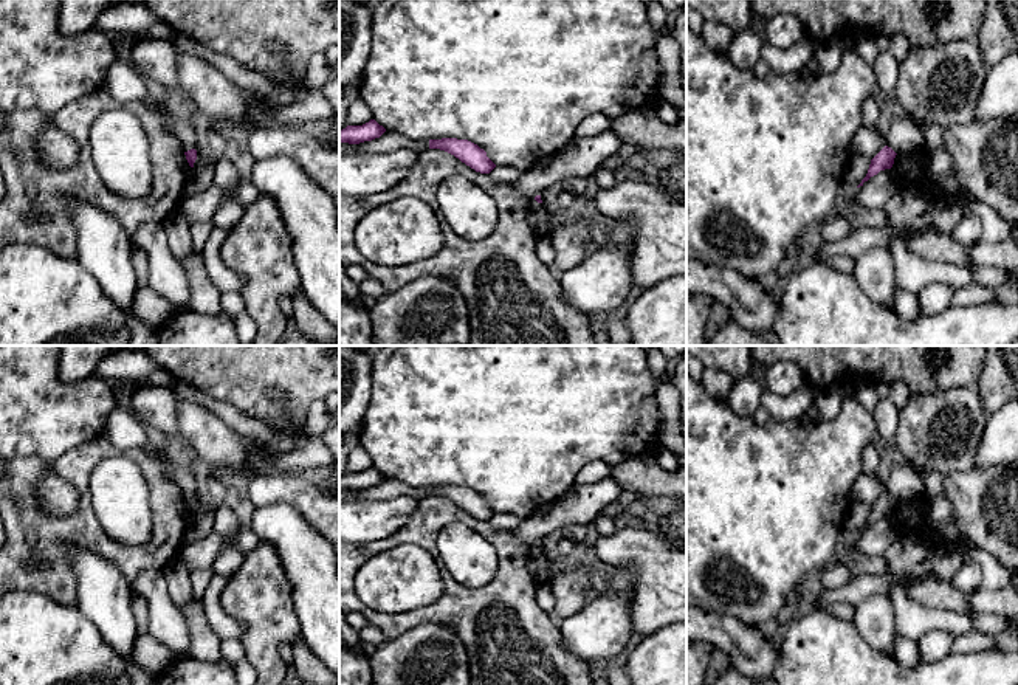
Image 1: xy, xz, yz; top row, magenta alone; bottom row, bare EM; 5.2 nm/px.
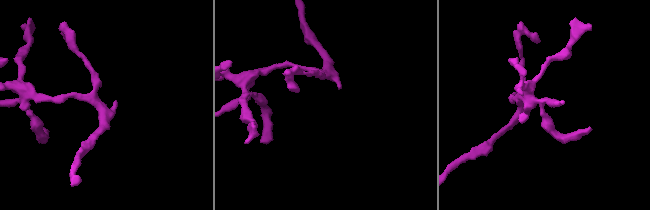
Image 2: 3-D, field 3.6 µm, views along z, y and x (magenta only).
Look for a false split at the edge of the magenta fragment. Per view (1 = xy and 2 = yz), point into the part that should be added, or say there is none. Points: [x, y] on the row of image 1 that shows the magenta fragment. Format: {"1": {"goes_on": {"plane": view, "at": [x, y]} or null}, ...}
{"1": {"goes_on": null}, "2": {"goes_on": null}}

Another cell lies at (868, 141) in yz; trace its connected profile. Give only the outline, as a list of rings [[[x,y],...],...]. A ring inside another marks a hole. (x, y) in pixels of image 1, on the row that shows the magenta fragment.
[[[862,126],[851,143],[851,153],[872,160],[885,146],[886,141],[877,126]]]

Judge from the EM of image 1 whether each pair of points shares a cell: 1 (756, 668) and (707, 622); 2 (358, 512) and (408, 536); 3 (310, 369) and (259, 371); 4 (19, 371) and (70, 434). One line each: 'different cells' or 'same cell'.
1: same cell
2: different cells
3: same cell
4: same cell

